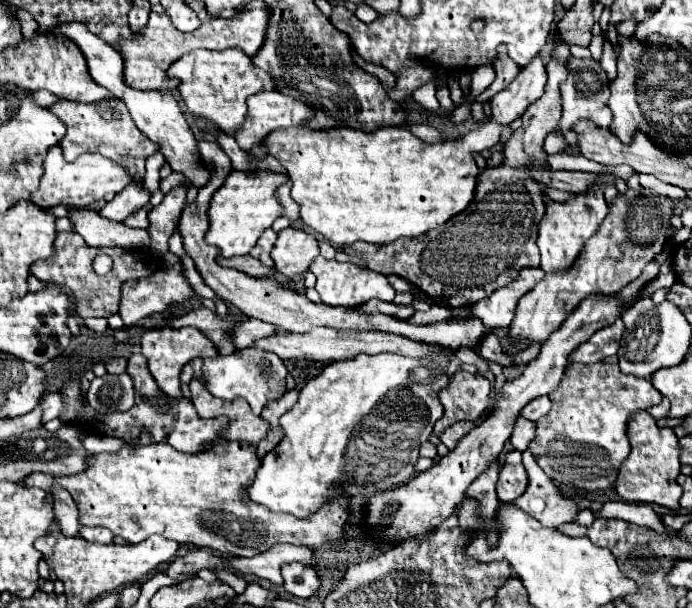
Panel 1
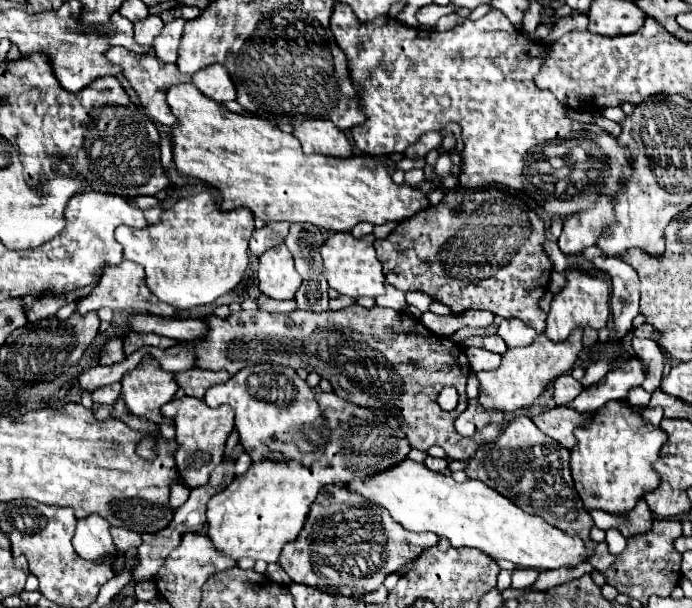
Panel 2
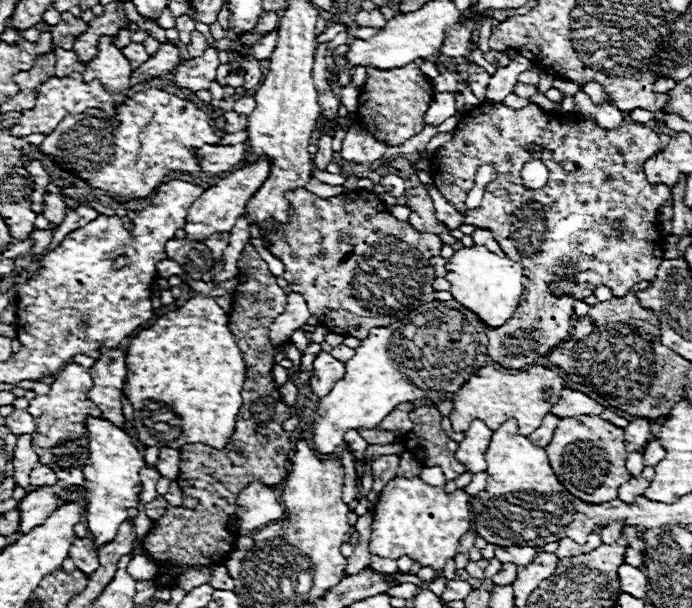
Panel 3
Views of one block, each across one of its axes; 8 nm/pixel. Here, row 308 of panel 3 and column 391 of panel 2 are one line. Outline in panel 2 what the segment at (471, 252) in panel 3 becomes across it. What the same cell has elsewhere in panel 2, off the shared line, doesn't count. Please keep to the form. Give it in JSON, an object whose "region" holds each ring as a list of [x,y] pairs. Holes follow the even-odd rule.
{"region":[[[404,460],[366,482],[354,480],[348,488],[370,502],[384,506],[390,516],[410,532],[434,532],[446,536],[454,548],[476,548],[494,560],[510,560],[520,568],[574,568],[592,556],[592,550],[584,546],[580,536],[570,536],[556,526],[550,526],[540,516],[520,510],[484,482],[470,478],[466,482],[454,482],[452,476],[432,472],[420,462]]]}

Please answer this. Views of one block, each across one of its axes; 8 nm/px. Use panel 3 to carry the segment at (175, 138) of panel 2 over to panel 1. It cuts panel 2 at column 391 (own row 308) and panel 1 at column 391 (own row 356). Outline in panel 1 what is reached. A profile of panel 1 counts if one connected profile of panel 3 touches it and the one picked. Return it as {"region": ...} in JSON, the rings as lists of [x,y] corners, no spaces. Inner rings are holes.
{"region":[[[536,56],[528,66],[520,70],[520,74],[508,84],[508,88],[490,98],[492,116],[486,118],[478,126],[478,130],[472,130],[464,138],[456,140],[440,140],[428,144],[400,126],[376,128],[368,134],[356,132],[352,128],[310,130],[306,126],[296,126],[280,128],[268,134],[266,146],[270,156],[278,158],[286,168],[286,174],[292,180],[292,198],[300,206],[300,218],[308,228],[322,234],[332,246],[346,246],[354,244],[356,240],[364,240],[370,244],[390,244],[402,236],[416,238],[468,208],[476,190],[476,180],[480,176],[474,156],[498,144],[502,128],[522,116],[524,110],[544,94],[544,86],[546,68],[542,58]]]}

